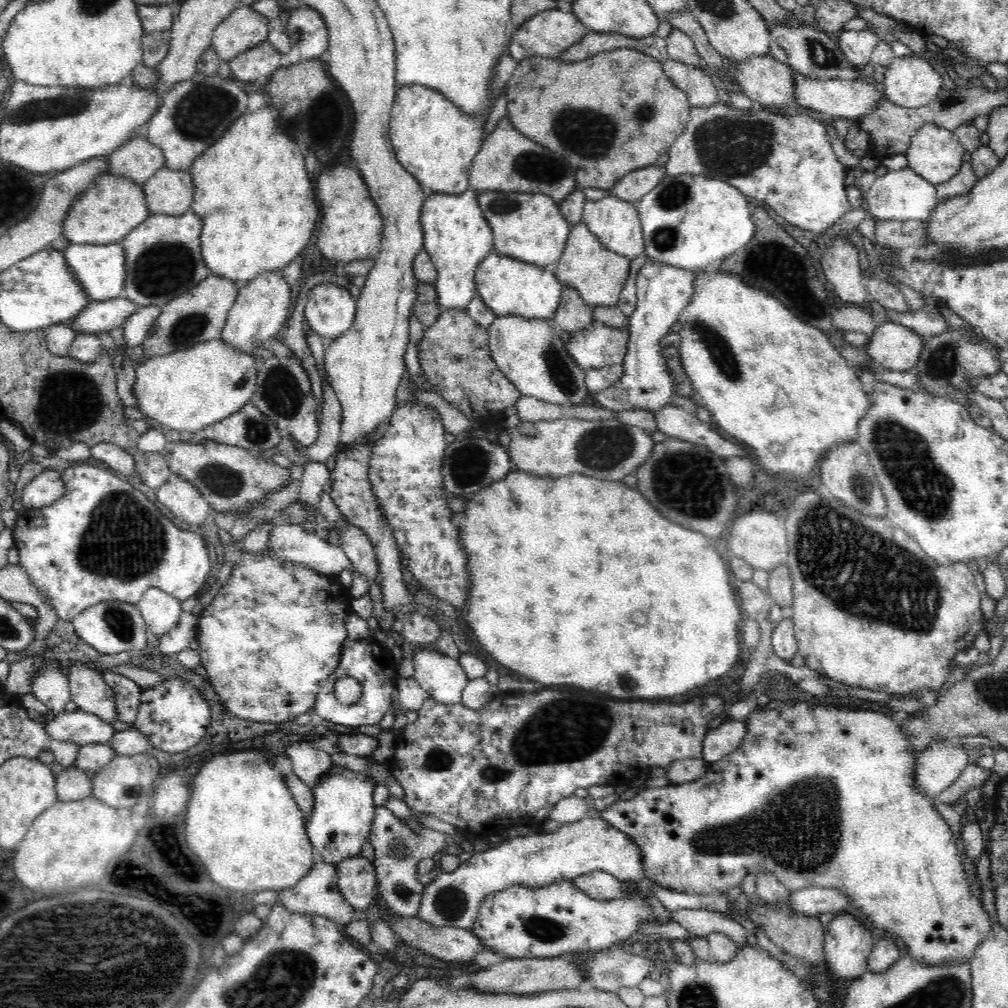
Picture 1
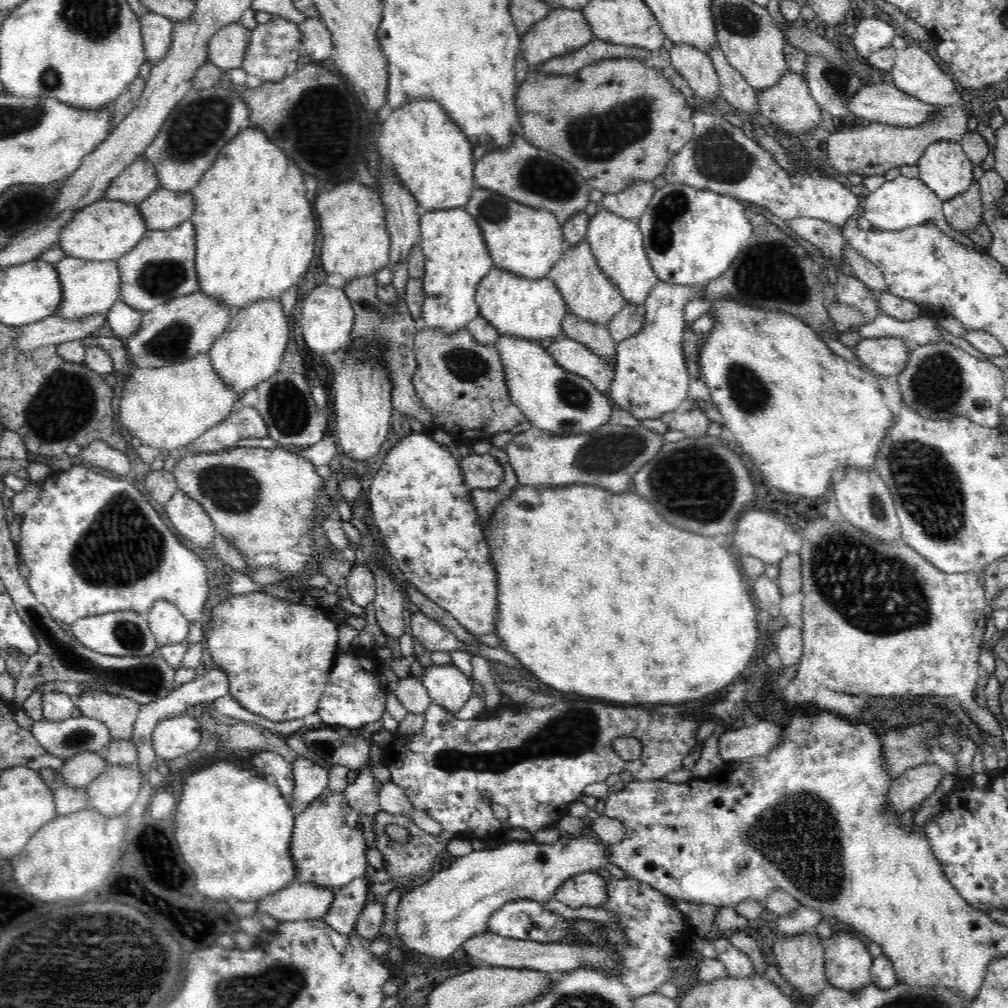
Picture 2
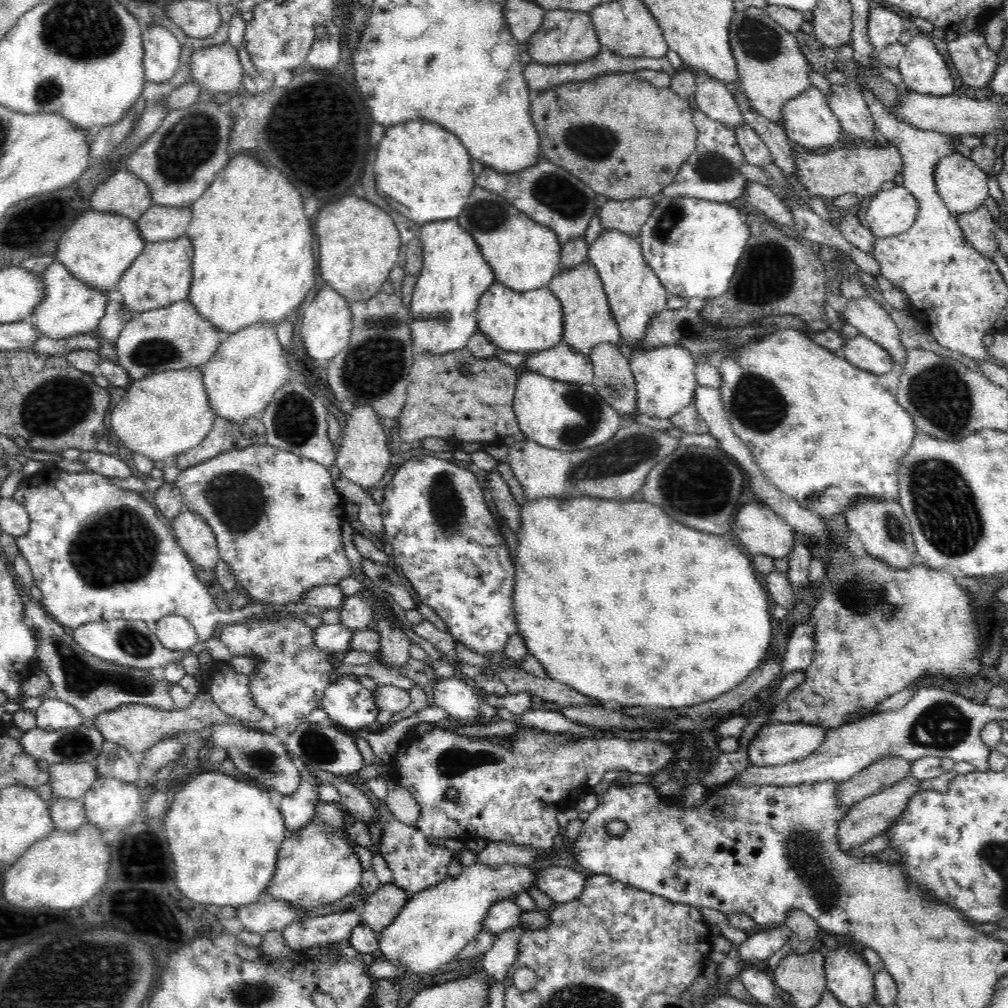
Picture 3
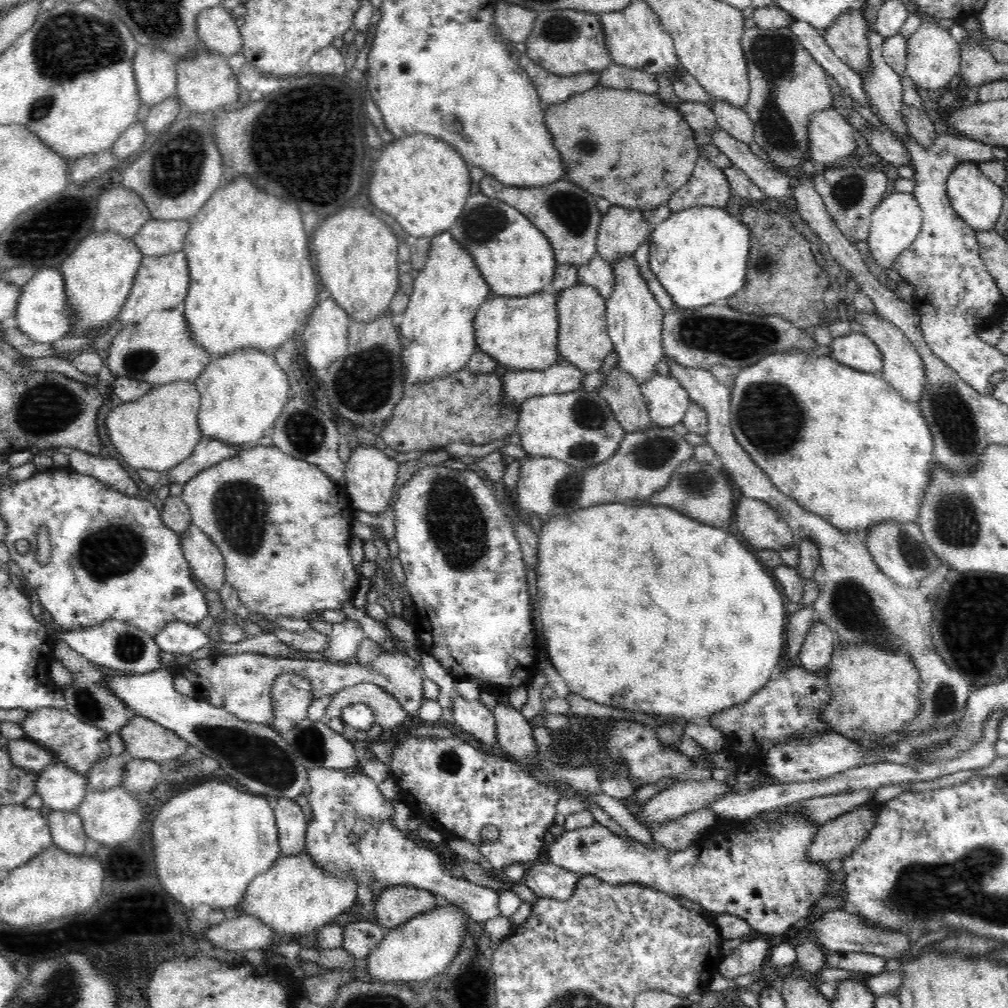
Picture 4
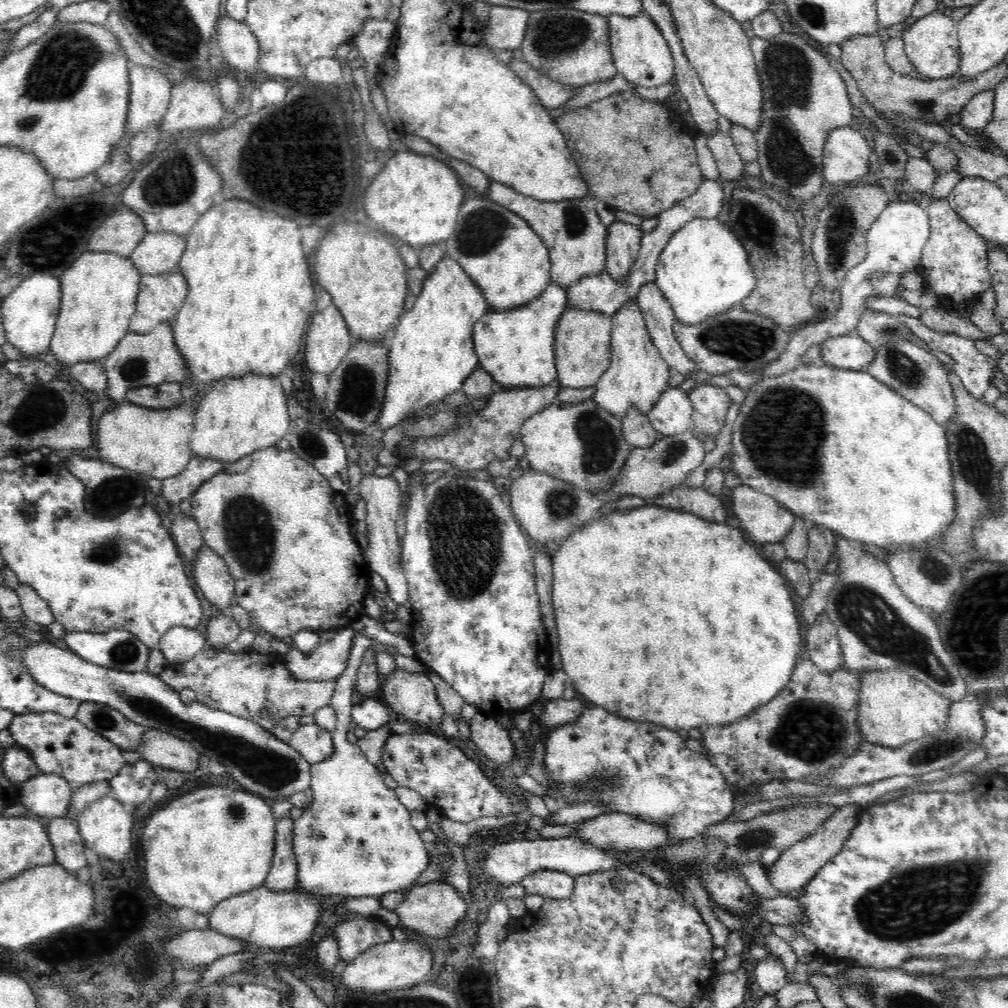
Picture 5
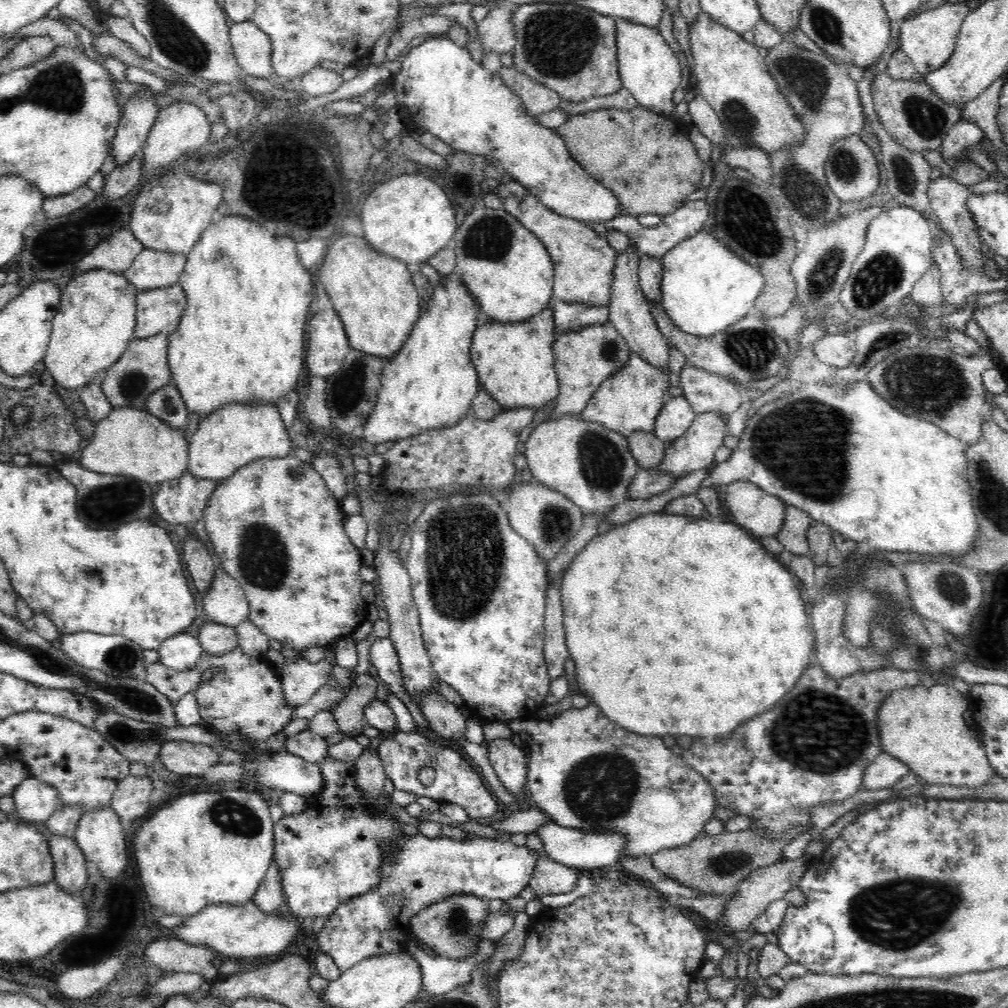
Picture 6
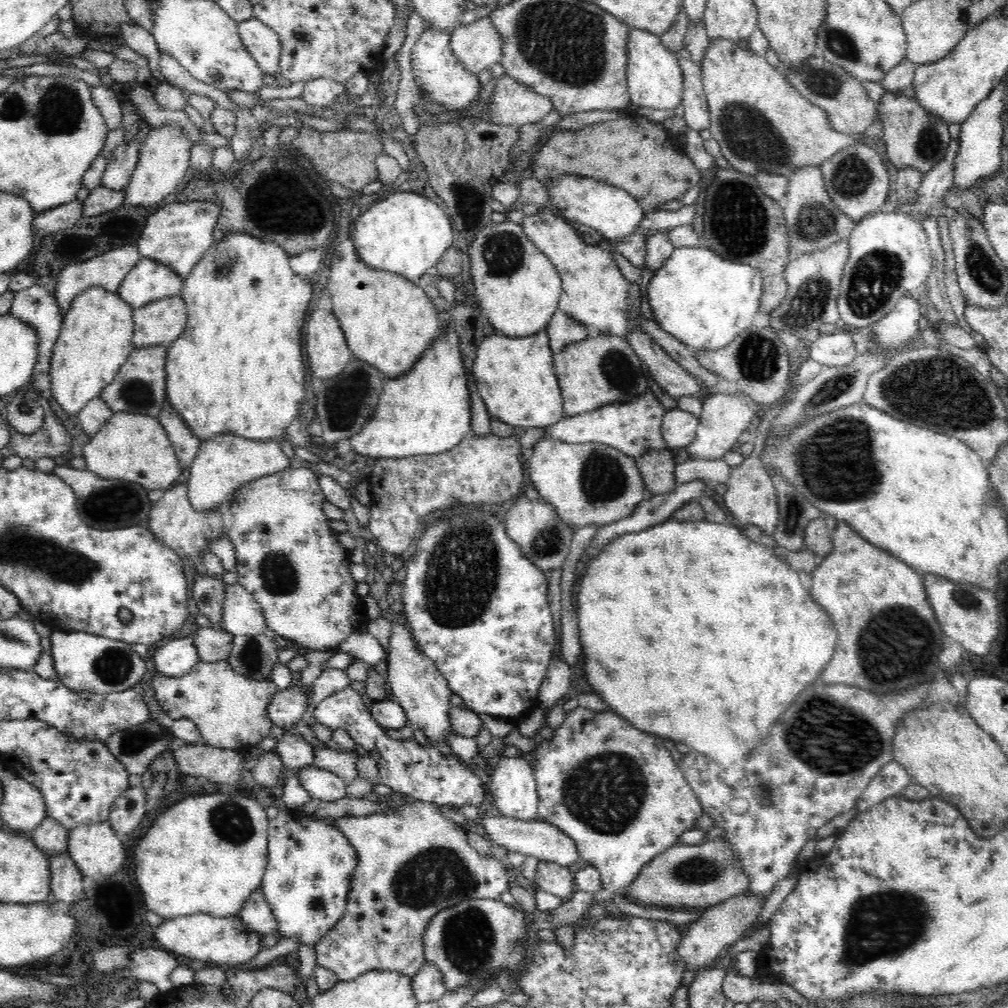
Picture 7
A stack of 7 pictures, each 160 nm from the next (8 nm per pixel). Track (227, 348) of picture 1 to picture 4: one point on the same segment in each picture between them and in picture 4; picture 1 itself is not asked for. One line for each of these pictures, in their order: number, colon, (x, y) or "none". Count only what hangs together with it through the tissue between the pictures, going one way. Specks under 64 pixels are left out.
2: (167, 408)
3: (161, 416)
4: (158, 431)

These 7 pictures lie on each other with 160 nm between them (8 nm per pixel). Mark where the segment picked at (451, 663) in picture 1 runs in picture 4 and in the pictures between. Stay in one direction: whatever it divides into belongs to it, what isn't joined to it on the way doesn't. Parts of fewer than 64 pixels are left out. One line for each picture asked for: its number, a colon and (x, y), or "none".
2: (448, 687)
3: (460, 701)
4: (473, 717)

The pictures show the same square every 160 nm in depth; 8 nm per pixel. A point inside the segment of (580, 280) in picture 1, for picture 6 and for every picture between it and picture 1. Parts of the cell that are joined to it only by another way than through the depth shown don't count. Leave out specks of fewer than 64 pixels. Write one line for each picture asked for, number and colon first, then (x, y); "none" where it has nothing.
2: (588, 293)
3: (588, 321)
4: (583, 340)
5: (582, 339)
6: (584, 358)

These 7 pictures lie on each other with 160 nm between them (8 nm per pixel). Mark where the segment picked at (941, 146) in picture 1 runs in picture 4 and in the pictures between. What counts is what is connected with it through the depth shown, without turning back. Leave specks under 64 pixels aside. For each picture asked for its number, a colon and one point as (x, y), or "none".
2: (944, 167)
3: (963, 186)
4: (979, 201)

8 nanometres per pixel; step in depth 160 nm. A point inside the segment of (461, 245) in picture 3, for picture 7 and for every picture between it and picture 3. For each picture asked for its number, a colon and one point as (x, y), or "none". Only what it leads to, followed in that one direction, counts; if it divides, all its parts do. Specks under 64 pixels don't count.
4: (437, 327)
5: (432, 352)
6: (430, 383)
7: (427, 411)

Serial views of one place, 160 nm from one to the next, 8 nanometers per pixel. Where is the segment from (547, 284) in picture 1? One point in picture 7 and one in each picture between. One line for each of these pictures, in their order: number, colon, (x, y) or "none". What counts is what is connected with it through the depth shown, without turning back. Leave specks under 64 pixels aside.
2: (533, 310)
3: (529, 322)
4: (521, 333)
5: (517, 347)
6: (515, 363)
7: (515, 376)

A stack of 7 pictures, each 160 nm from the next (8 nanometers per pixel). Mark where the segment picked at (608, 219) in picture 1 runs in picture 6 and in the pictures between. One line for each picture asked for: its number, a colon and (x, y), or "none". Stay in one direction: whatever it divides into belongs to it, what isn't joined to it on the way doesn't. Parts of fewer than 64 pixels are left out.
2: (617, 243)
3: (635, 293)
4: (634, 318)
5: (637, 376)
6: (628, 402)

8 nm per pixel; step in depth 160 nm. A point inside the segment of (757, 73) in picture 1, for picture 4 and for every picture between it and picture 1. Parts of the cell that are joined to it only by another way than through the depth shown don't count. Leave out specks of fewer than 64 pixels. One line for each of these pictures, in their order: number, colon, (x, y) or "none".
2: (789, 104)
3: (809, 121)
4: (831, 137)

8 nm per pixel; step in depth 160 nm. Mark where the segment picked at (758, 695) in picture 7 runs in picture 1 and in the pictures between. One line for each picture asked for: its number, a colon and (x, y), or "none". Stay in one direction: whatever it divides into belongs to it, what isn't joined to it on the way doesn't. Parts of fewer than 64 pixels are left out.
1: (560, 575)
2: (599, 596)
3: (672, 616)
4: (645, 609)
5: (664, 617)
6: (670, 598)

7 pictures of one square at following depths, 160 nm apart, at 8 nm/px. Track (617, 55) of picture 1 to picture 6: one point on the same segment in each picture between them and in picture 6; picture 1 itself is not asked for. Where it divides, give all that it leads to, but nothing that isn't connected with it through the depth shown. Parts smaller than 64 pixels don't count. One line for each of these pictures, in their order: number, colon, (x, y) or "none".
2: (618, 122)
3: (623, 137)
4: (627, 146)
5: (636, 155)
6: (646, 158)

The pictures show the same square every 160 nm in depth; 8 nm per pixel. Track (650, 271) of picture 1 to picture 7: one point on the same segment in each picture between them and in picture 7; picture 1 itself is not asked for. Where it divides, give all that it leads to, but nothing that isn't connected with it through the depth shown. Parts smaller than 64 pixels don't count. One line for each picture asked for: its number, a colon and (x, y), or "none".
2: (651, 378)
3: (665, 379)
4: (667, 401)
5: (672, 414)
6: (676, 416)
7: (679, 428)

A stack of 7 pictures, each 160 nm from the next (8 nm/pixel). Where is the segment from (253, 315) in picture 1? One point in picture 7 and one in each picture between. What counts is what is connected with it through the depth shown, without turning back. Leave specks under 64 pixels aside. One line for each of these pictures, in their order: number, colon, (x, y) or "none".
2: (250, 350)
3: (249, 367)
4: (242, 394)
5: (237, 416)
6: (235, 435)
7: (224, 464)

